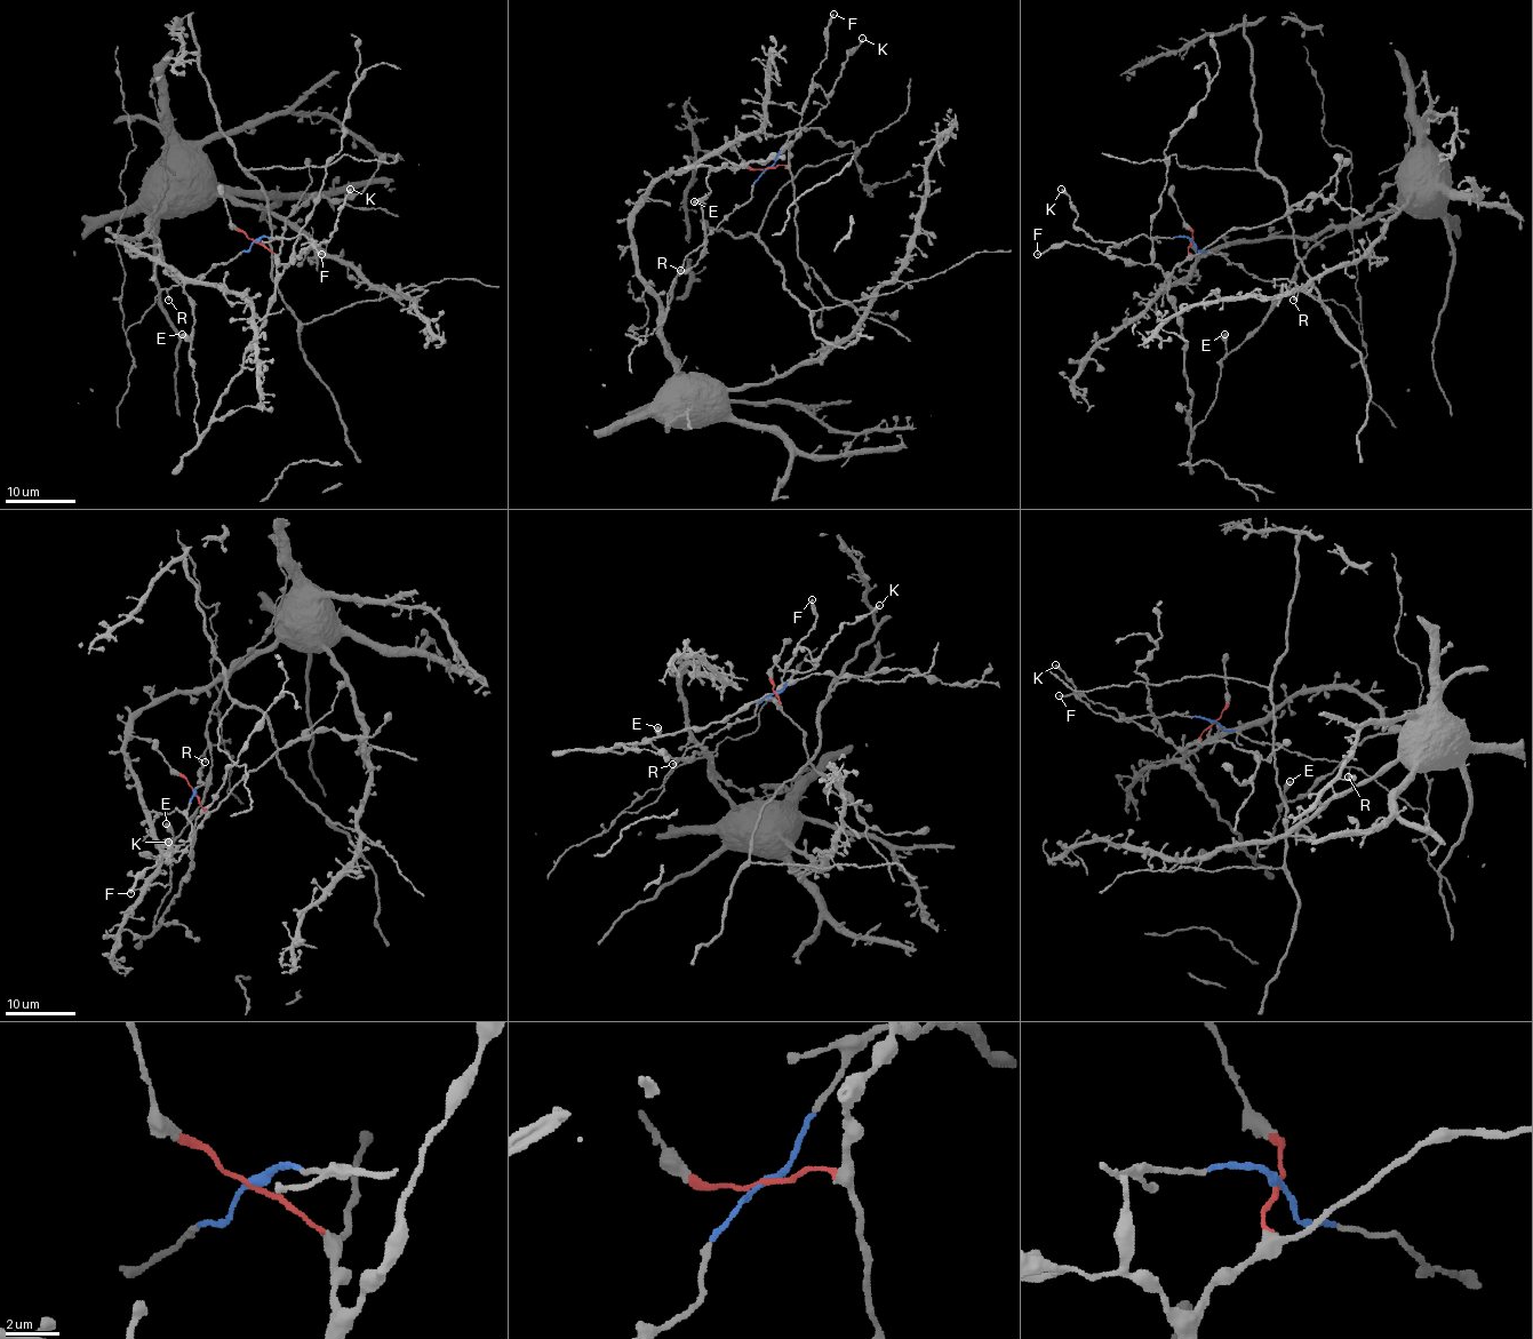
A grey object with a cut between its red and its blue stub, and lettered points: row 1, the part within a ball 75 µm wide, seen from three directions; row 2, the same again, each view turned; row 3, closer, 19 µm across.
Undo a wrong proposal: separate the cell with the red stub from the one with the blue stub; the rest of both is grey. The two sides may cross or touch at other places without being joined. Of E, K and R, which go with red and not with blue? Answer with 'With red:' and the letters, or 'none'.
With red: E

